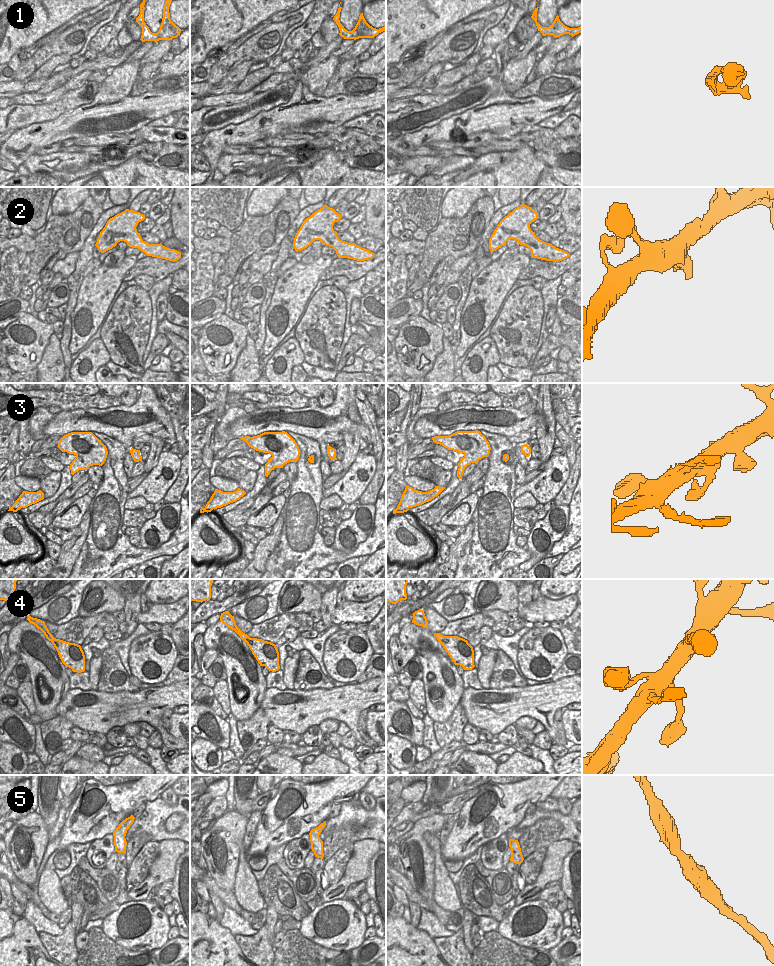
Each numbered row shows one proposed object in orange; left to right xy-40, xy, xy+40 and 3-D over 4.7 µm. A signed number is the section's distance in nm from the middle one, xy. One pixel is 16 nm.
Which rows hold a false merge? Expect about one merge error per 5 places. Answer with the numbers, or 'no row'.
no row

